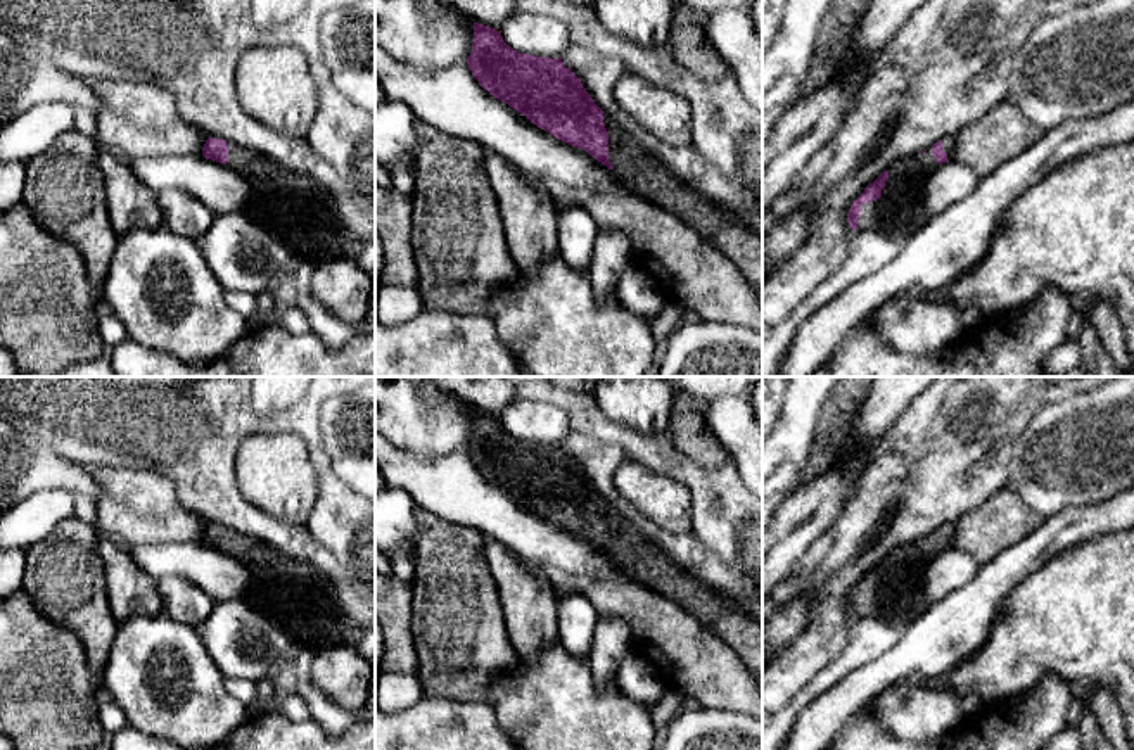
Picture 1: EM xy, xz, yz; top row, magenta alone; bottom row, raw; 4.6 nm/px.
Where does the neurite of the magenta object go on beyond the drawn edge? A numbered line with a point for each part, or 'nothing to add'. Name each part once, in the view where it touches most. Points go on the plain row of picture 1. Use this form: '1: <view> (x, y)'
1: yz (899, 598)

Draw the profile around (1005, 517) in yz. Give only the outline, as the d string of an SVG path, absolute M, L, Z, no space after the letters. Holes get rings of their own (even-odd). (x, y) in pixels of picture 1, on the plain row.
M1004 487L954 522L954 546L985 565L1003 548L1034 532L1042 520L1015 491Z

